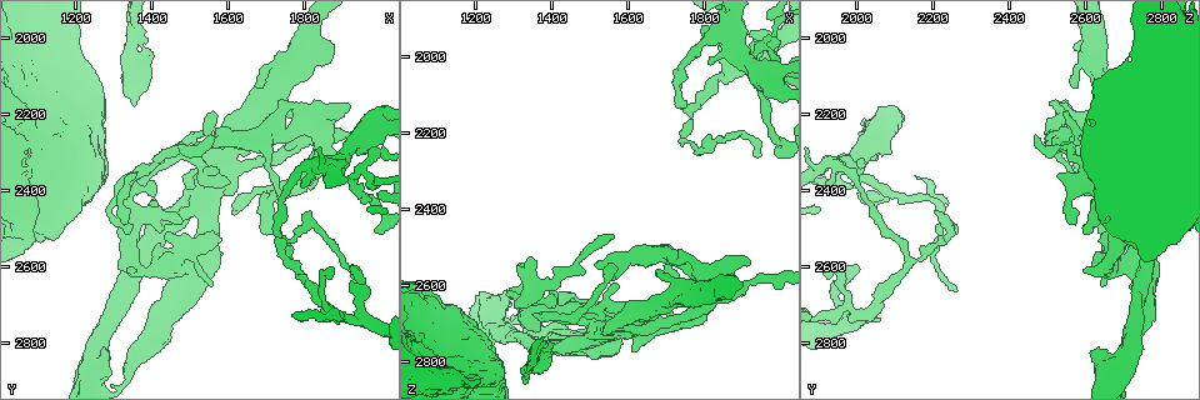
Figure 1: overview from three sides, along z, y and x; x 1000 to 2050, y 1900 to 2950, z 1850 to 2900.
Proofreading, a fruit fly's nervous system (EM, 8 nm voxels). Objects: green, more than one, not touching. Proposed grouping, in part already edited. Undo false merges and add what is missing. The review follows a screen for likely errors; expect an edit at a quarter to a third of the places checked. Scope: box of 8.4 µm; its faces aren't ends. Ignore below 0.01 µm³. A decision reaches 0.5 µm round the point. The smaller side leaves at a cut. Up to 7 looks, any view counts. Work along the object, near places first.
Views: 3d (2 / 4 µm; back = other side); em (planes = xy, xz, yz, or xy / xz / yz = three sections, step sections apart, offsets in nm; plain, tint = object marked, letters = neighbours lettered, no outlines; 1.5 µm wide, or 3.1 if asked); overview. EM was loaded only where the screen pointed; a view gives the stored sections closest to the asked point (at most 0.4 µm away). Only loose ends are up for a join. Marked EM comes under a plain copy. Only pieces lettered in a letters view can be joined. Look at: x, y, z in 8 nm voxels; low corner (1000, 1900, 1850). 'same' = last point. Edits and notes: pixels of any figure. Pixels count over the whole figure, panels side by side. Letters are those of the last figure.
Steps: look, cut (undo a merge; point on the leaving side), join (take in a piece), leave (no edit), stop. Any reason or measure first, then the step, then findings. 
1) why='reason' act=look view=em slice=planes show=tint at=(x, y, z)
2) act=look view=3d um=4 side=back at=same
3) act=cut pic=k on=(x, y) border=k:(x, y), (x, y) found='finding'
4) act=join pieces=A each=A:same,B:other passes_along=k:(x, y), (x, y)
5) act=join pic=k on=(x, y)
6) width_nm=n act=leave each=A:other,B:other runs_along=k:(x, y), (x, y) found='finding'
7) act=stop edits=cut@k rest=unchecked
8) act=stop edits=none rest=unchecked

why='abrupt turn' act=look view=em slice=xy step=8 show=tint at=(1360, 2610, 2645)

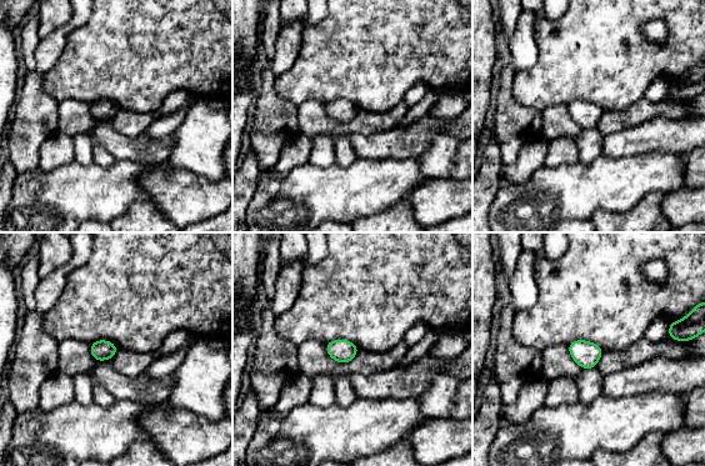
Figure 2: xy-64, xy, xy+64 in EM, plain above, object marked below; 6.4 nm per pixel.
act=look view=em slice=planes show=letters at=same

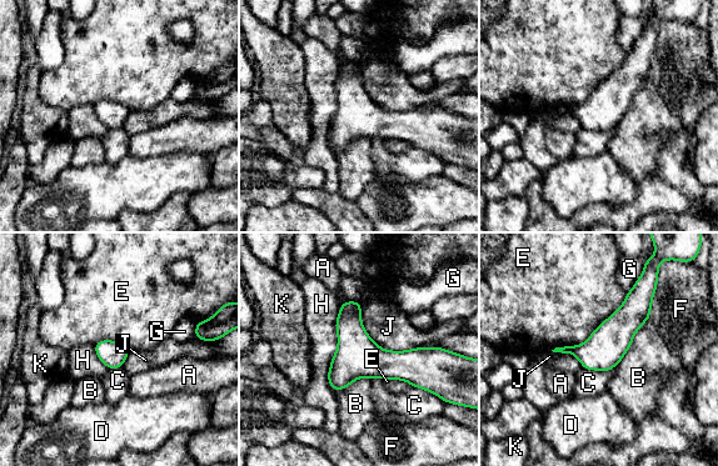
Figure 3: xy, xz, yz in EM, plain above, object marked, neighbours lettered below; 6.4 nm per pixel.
act=leave each=A:other,B:other,C:other,D:other,E:other,F:other,G:other,H:other,J:other,K:other border=3:(649, 317), (612, 369) found='one cell here'

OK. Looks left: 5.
act=look view=em slice=planes show=letters at=(1890, 2325, 1980)

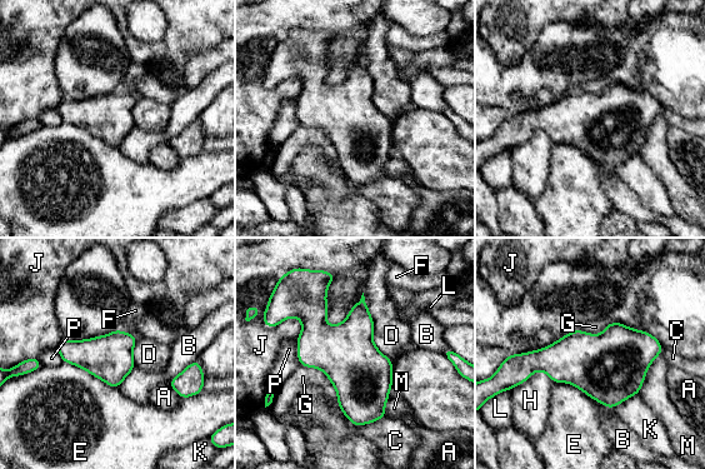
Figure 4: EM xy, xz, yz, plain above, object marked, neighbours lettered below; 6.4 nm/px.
longest_contact=D:480nm act=leave each=A:other,B:other,C:other,D:other,E:other,F:other,G:other,H:other,J:other,K:other,L:other,M:other,P:other found='continuous, no second cell'

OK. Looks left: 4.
why='an open end' act=look view=em slice=planes show=tint at=(1925, 2180, 2545)

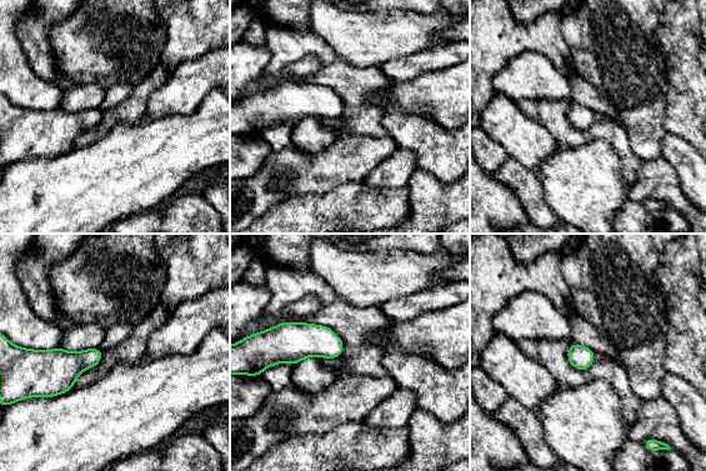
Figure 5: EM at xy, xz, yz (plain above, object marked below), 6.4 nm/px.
why='see the neighbours' act=look view=em slice=planes show=letters at=same

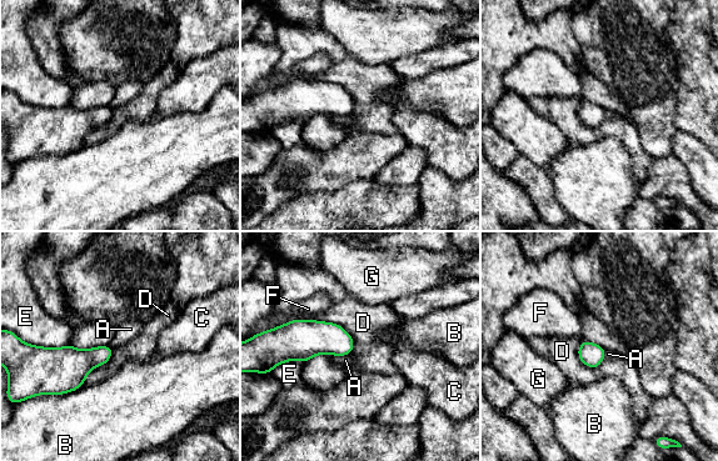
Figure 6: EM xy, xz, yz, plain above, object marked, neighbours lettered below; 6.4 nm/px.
act=leave each=A:other,B:other,C:other,D:other,E:other,F:other,G:other border=6:(315, 319), (338, 324), (352, 352) found='none of them fits'

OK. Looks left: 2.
act=stop edits=none rest=unchecked

